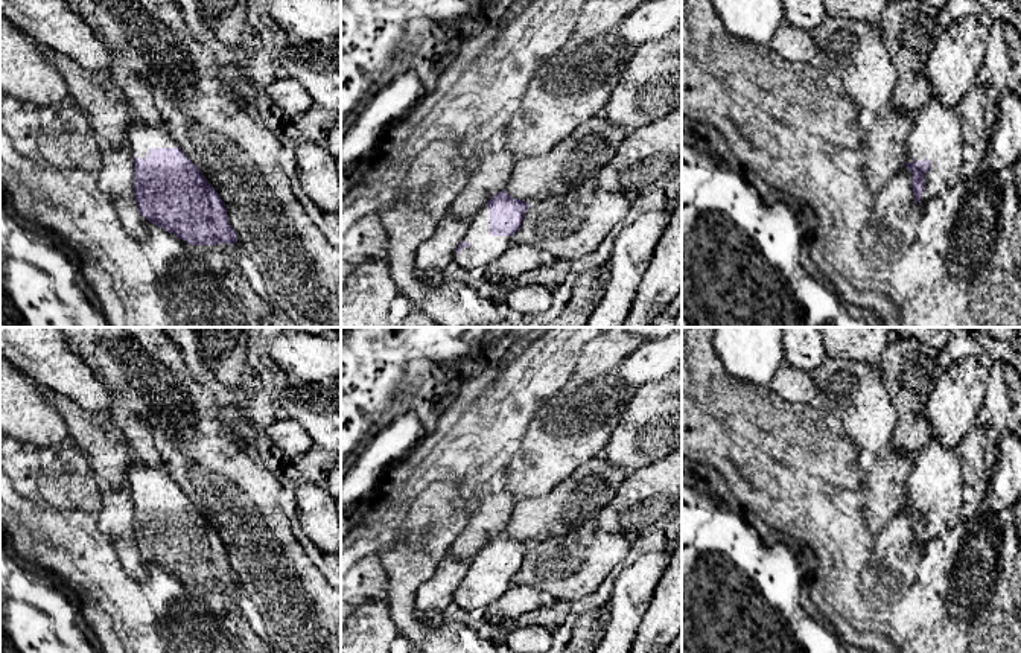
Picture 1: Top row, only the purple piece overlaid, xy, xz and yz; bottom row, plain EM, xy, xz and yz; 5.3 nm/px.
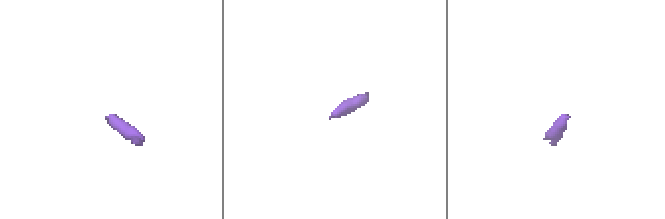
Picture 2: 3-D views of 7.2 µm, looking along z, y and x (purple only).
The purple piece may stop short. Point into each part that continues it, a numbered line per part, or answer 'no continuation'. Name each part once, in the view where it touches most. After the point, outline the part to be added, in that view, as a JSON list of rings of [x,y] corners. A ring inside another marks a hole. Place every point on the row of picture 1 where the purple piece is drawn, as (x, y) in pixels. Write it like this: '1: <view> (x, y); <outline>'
1: yz (936, 134); [[[931,96],[927,105],[916,114],[907,137],[907,160],[931,161],[931,170],[925,174],[925,192],[921,198],[921,212],[942,196],[945,190],[956,187],[962,178],[963,161],[963,123],[956,107],[943,107],[937,96]]]

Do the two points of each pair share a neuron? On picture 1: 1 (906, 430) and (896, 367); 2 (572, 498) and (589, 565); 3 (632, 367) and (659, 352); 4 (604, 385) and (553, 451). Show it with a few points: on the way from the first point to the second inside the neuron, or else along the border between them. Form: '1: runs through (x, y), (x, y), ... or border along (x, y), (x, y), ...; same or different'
1: runs through (907, 414), (907, 382); same
2: border along (589, 521), (545, 538); different
3: runs through (638, 367), (653, 358); same
4: runs through (597, 402), (565, 434); same

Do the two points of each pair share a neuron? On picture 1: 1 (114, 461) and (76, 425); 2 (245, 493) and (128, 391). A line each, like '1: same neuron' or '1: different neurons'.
1: same neuron
2: different neurons

